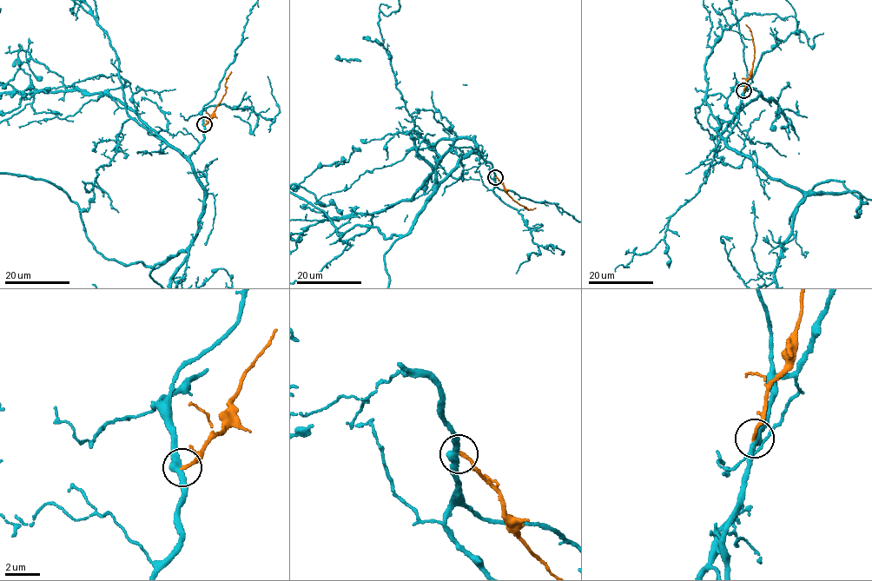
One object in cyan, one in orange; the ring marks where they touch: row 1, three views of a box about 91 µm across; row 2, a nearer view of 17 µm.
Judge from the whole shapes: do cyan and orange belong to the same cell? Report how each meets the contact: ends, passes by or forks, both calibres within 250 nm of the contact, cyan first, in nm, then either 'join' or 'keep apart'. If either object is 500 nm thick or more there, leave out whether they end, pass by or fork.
cyan passes by; orange ends there; 360 nm thick on the cyan side, 180 nm on the other; keep apart

